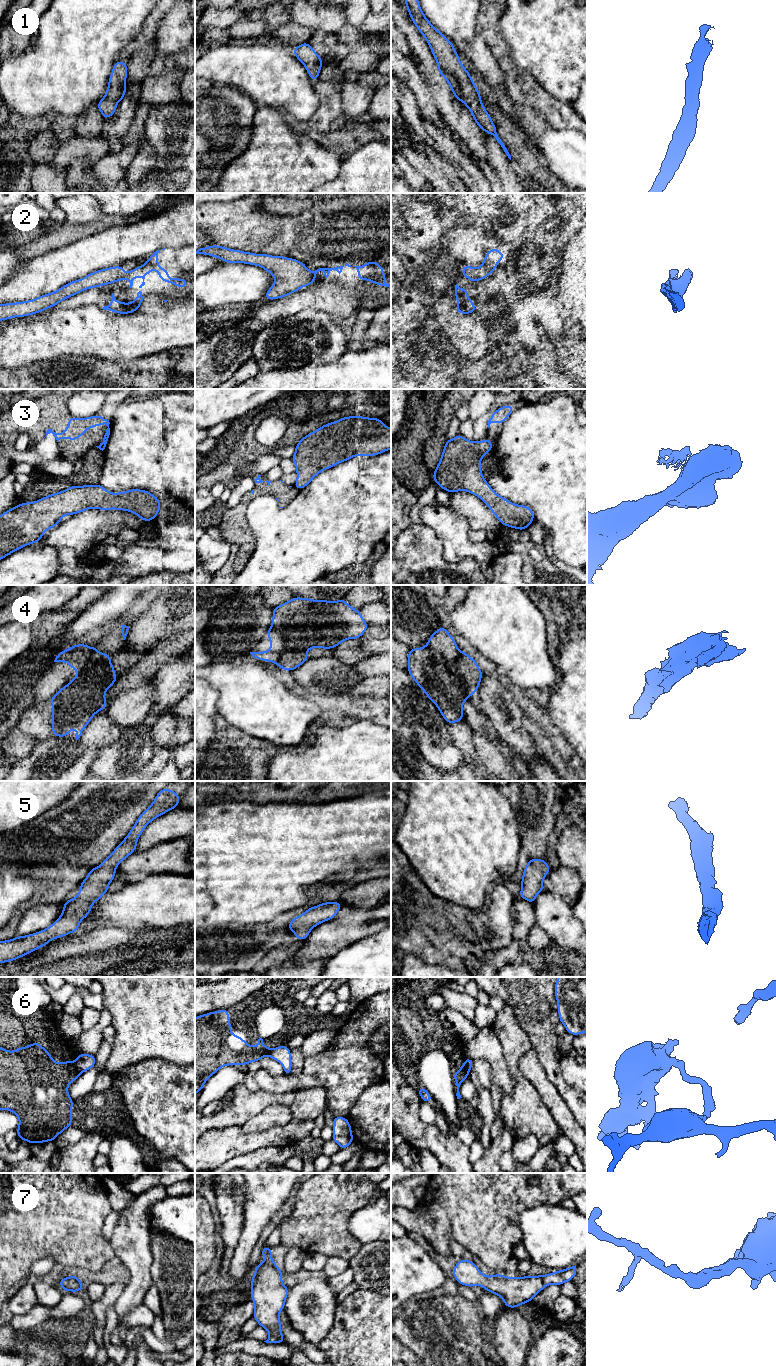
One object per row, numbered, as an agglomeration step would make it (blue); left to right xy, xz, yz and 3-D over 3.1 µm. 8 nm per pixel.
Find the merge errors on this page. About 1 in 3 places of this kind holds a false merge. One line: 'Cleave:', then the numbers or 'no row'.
Cleave: 2, 3, 4, 6

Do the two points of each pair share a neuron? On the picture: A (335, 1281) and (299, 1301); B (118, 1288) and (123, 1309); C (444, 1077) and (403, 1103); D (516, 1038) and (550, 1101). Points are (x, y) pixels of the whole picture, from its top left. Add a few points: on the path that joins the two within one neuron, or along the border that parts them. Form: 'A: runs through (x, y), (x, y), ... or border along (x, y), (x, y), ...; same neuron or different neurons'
A: border along (327, 1279), (328, 1285), (338, 1294); different neurons
B: border along (129, 1273), (129, 1281), (113, 1306); different neurons
C: border along (403, 1076), (416, 1090), (422, 1100); different neurons
D: border along (531, 1048), (519, 1062), (519, 1069), (525, 1077); different neurons

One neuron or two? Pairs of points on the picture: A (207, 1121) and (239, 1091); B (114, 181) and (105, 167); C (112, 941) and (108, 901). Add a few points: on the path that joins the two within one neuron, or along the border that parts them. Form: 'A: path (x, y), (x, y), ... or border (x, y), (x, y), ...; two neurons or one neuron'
A: path (217, 1120), (221, 1119), (239, 1101); one neuron
B: path (111, 178), (108, 170); one neuron
C: border (133, 929), (96, 927), (90, 931); two neurons

